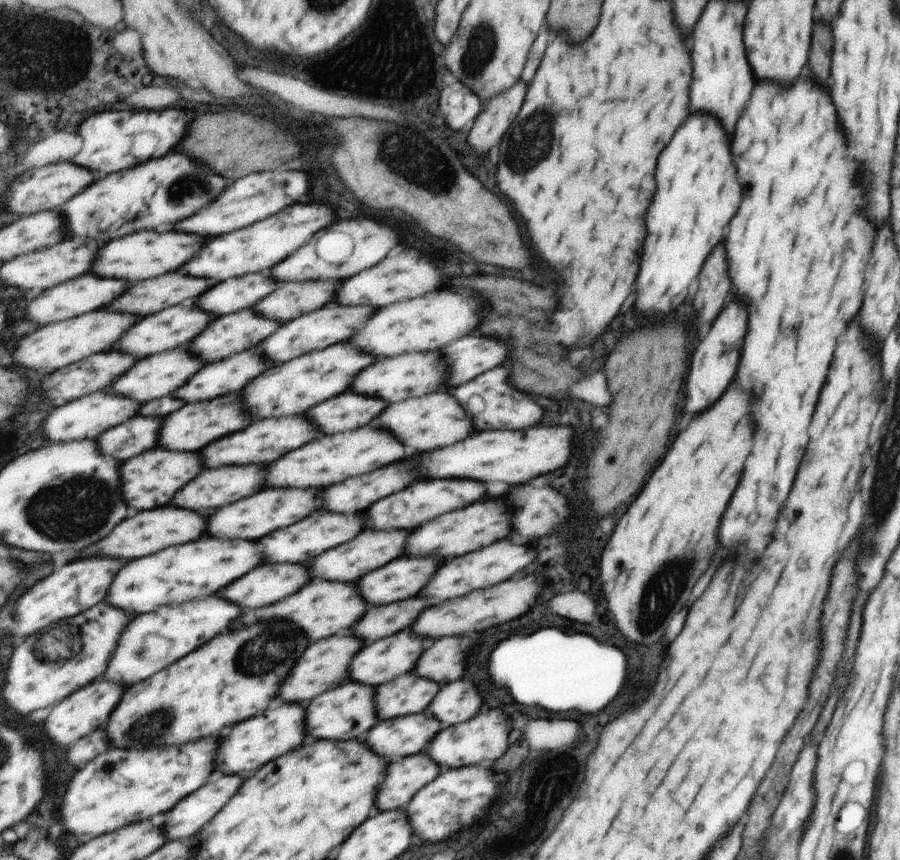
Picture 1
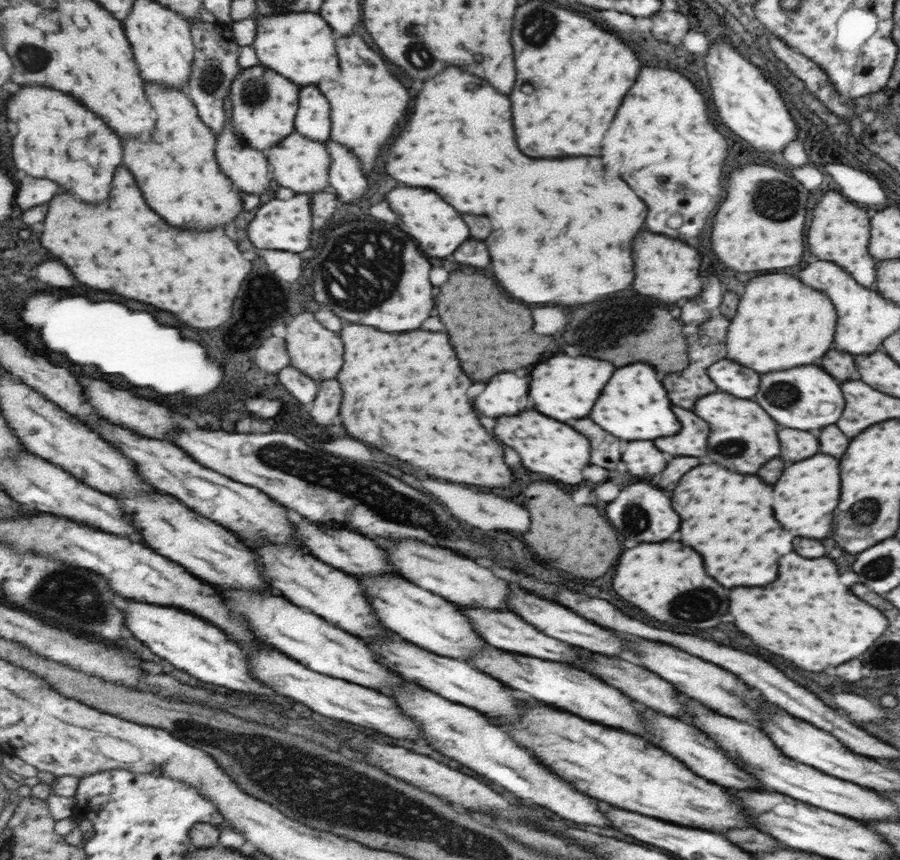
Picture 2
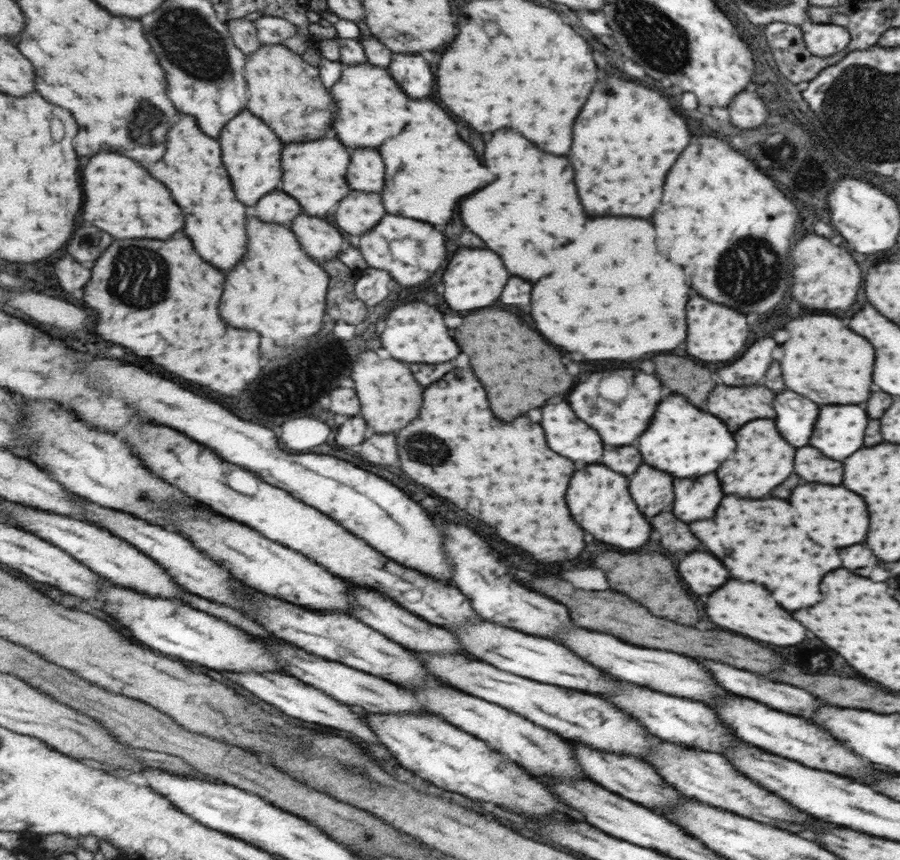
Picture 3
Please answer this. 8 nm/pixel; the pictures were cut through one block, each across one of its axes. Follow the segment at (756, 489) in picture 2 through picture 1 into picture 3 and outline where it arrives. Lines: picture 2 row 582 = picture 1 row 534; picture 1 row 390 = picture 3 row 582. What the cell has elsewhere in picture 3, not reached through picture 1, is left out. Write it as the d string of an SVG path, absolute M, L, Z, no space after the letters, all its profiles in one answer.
M713 472L711 476L699 476L691 480L675 478L675 518L681 522L699 520L689 524L689 530L703 546L711 546L711 552L719 556L727 568L731 568L731 578L741 582L757 582L765 588L771 588L771 592L775 592L775 600L779 600L779 604L783 604L787 610L807 608L819 602L821 576L841 566L837 550L815 546L807 538L799 524L795 524L799 516L789 500L749 500L729 494L727 500L723 500L723 508L719 508L719 520L703 520L713 516L721 498L723 494L719 480Z

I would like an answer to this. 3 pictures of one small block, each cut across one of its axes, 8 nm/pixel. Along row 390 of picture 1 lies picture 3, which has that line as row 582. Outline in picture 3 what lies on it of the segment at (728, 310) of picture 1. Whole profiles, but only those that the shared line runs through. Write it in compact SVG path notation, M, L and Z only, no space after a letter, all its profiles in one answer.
M689 552L679 562L679 572L695 594L709 594L727 580L727 570L707 552Z

